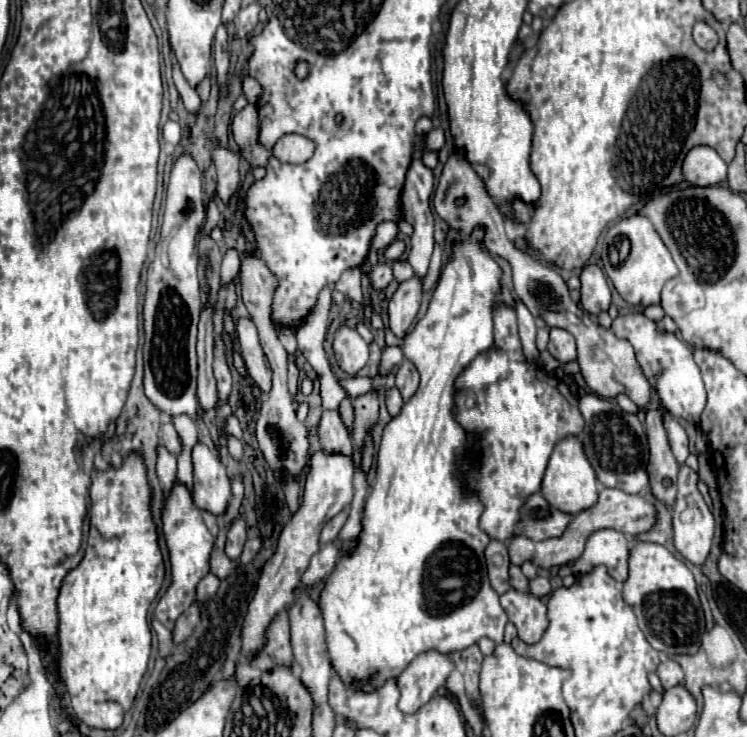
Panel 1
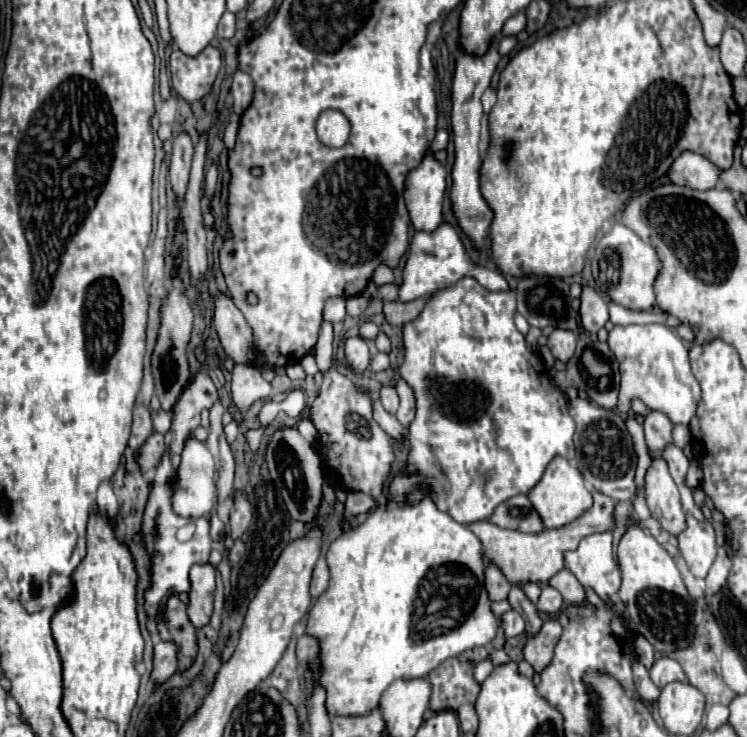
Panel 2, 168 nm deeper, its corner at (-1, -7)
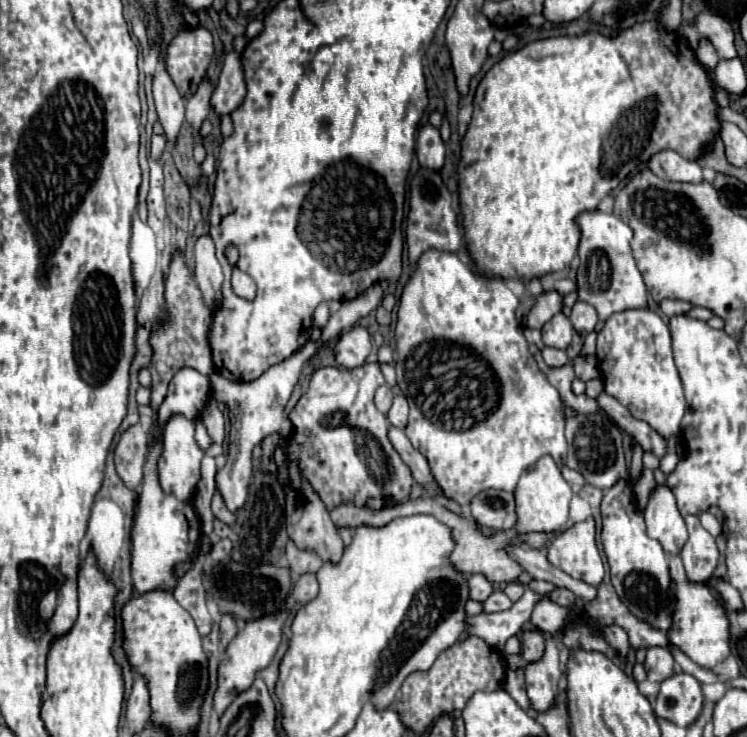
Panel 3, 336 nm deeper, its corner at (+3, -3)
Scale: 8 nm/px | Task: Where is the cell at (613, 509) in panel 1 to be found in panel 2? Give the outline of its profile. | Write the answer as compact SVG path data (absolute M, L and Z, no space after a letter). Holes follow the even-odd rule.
M592 491L592 495L594 495L594 505L574 523L568 523L560 529L546 529L538 535L502 529L490 521L472 523L468 527L482 541L484 555L502 569L502 573L510 583L528 583L528 581L542 583L542 581L548 581L552 575L556 575L560 569L564 569L564 553L576 549L582 537L614 529L614 501L608 495L602 495L598 491Z

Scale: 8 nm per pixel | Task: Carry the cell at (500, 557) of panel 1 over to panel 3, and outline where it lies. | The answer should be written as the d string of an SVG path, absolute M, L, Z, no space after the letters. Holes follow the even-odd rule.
M470 575L468 589L470 589L470 599L484 601L492 593L492 583L484 575Z

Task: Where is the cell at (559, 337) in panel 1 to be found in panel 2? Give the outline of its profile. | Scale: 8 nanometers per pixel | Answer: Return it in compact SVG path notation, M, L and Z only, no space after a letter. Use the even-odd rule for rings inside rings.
M554 329L550 335L548 335L548 347L552 351L552 355L558 359L558 361L568 361L572 355L574 355L574 349L576 349L576 337L572 331L564 331L564 329Z

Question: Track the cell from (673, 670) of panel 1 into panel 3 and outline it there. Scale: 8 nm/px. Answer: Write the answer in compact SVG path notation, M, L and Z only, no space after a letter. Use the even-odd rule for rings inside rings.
M650 647L646 653L644 669L650 681L664 681L674 673L674 657L664 647Z

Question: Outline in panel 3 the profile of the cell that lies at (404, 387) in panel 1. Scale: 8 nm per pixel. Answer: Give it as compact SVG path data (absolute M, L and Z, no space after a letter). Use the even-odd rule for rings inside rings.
M396 395L394 397L394 403L388 411L388 421L394 425L394 427L406 427L408 423L408 403L406 403L406 397L404 395Z

